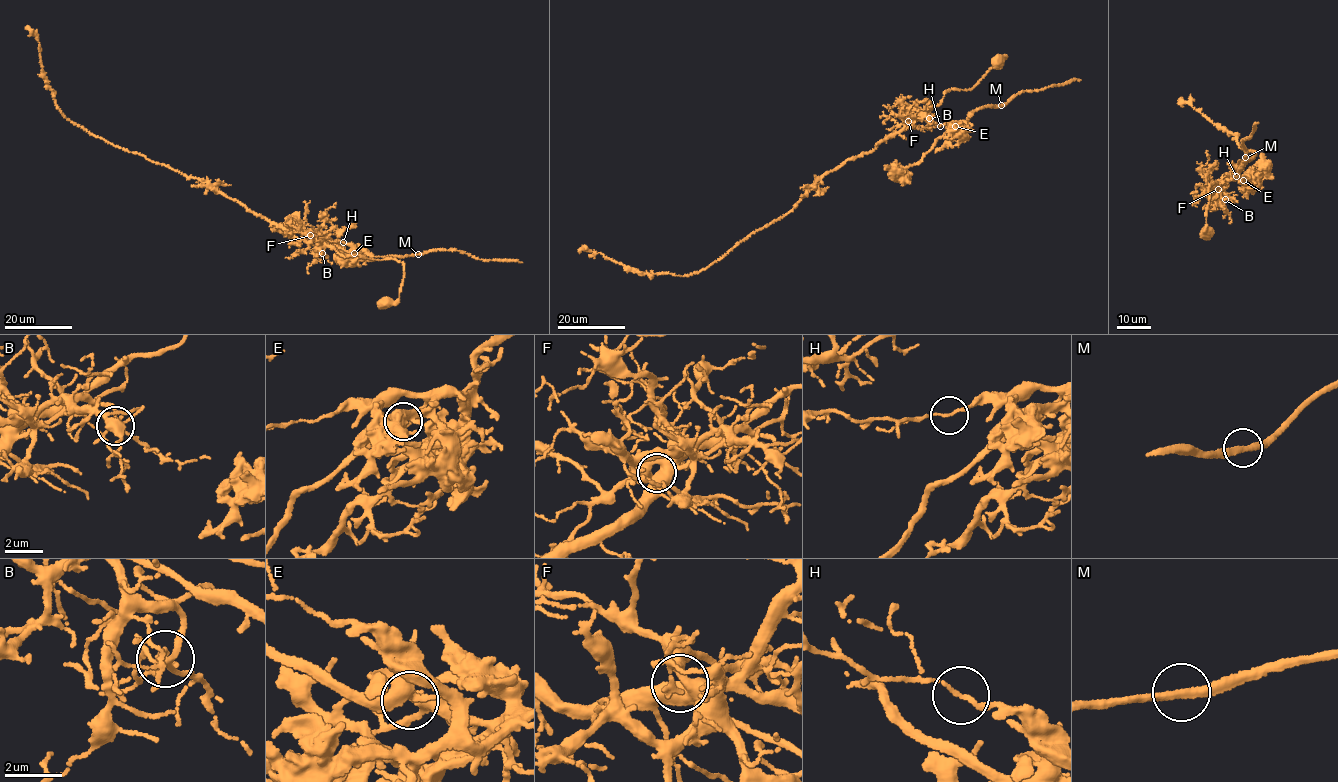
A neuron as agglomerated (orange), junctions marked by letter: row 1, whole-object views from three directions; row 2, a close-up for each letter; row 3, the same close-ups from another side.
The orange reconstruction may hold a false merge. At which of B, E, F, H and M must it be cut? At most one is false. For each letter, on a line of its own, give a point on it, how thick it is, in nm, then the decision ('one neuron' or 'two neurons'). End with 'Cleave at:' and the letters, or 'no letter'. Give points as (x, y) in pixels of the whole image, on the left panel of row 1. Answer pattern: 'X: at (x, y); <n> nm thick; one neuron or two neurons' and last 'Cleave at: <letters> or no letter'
B: at (322, 253); 170 nm thick; one neuron
E: at (354, 253); 360 nm thick; one neuron
F: at (310, 235); 460 nm thick; one neuron
H: at (343, 242); 130 nm thick; two neurons
M: at (418, 254); 280 nm thick; one neuron
Cleave at: H

